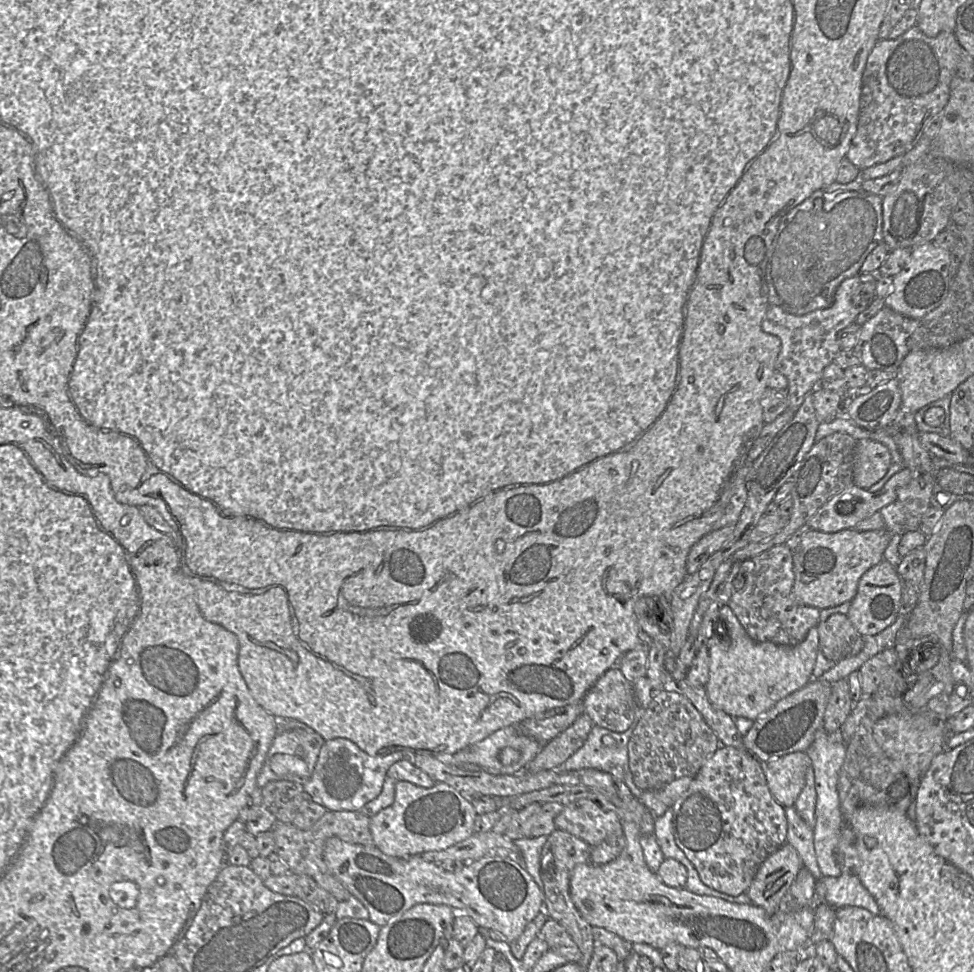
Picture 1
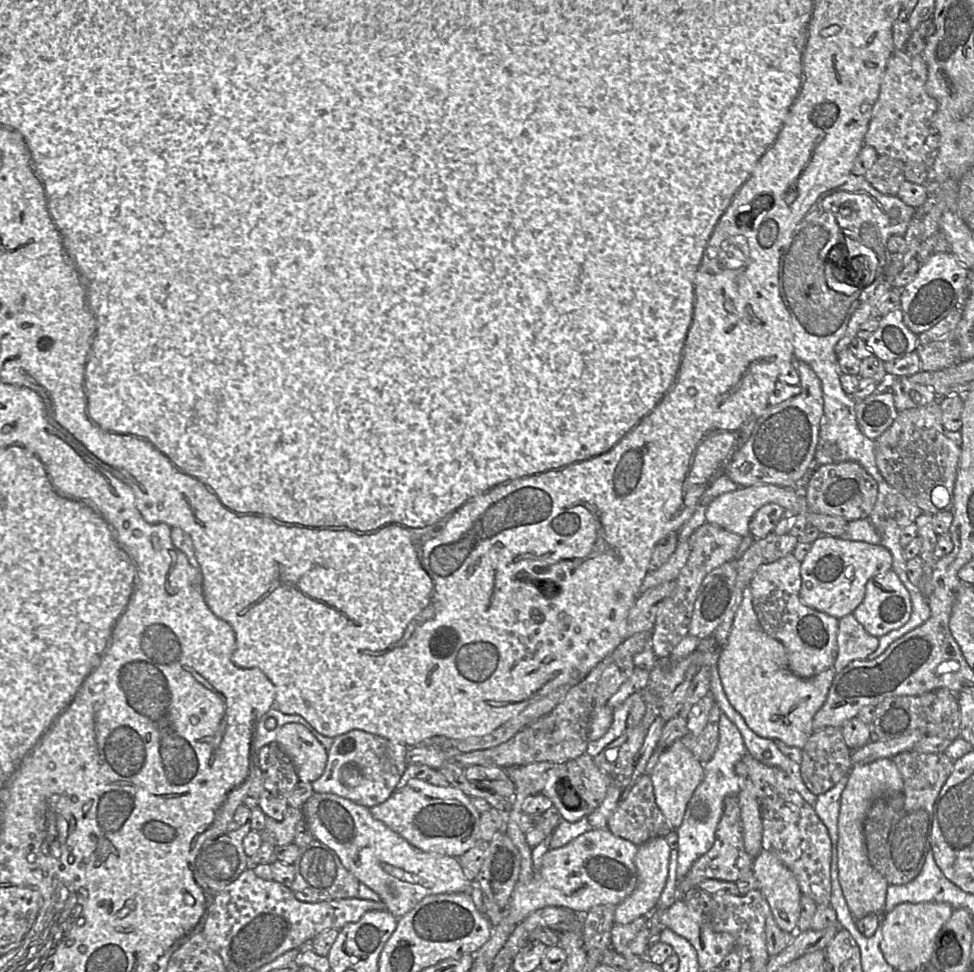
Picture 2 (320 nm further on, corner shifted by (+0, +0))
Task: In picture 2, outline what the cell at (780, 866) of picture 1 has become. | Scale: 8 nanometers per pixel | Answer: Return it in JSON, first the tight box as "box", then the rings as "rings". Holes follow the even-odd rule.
{"box":[752,849,802,934],"rings":[[[762,849],[754,858],[752,873],[779,928],[795,934],[802,893],[794,874],[775,854],[766,849]]]}

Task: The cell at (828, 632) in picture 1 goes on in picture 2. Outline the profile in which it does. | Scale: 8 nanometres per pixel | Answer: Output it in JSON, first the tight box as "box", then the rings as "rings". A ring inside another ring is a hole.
{"box":[834,614,879,672],"rings":[[[853,614],[838,620],[838,653],[834,662],[837,672],[855,660],[866,660],[879,645],[879,638],[869,634]]]}

